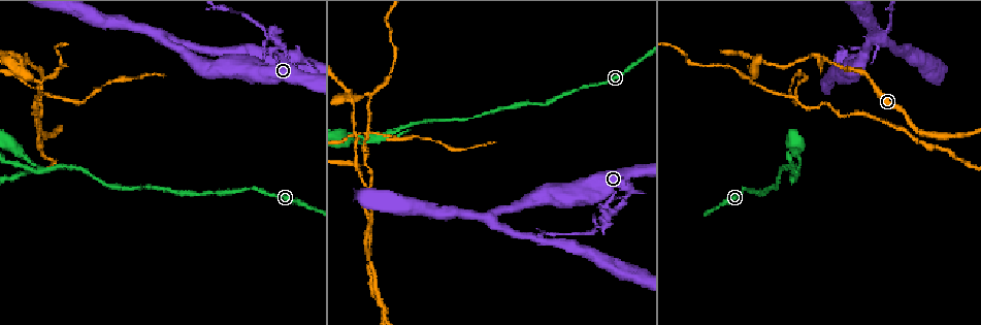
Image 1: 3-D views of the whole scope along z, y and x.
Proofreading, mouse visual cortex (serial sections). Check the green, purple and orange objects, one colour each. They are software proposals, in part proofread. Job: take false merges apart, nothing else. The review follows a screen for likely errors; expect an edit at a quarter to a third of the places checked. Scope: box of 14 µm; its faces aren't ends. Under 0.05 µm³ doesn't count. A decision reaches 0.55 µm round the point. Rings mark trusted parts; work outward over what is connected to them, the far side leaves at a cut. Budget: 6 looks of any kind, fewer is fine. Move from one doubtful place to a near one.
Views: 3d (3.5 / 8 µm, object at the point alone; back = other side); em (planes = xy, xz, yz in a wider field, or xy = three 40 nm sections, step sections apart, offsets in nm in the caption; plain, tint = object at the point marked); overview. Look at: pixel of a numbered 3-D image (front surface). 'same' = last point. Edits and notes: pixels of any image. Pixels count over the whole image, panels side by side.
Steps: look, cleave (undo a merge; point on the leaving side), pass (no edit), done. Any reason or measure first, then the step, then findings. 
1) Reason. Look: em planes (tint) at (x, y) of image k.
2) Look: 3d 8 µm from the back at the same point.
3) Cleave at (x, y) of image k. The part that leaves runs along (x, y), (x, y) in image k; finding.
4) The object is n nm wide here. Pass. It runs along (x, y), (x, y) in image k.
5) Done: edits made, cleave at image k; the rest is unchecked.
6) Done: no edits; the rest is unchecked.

Abrupt turn. Look: 3d 3.5 µm at (302, 60) of image 1.

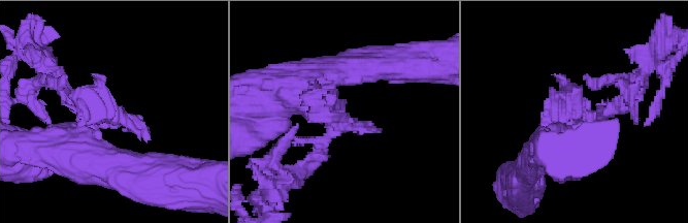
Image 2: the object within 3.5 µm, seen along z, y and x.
Look: em planes (tint) at (582, 113) of image 2.

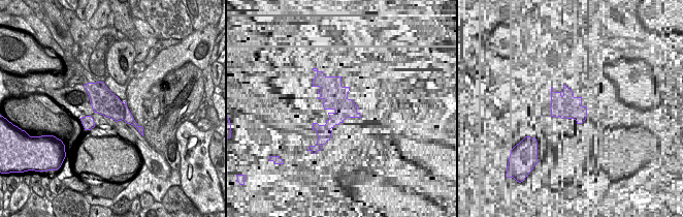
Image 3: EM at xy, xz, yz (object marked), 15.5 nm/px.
Pass. It runs along (547, 145), (574, 113), (631, 100) in image 2; continuous, no second cell.

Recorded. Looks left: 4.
Thin neck. Look: 3d 3.5 µm at (265, 36) of image 1.

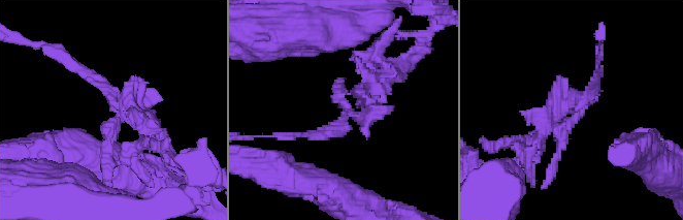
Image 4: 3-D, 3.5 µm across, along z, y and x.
Need the tissue. Look: em xy step 5 (tint) at (346, 119) of image 4.

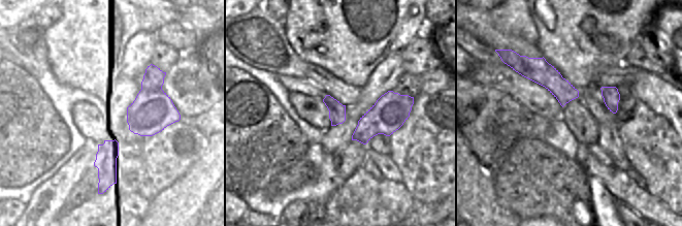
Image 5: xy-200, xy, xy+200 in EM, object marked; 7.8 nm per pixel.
Pass. It runs along (143, 121), (68, 61) in image 4; all the same cell.

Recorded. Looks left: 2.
Done: no edits; the rest is unchecked.

